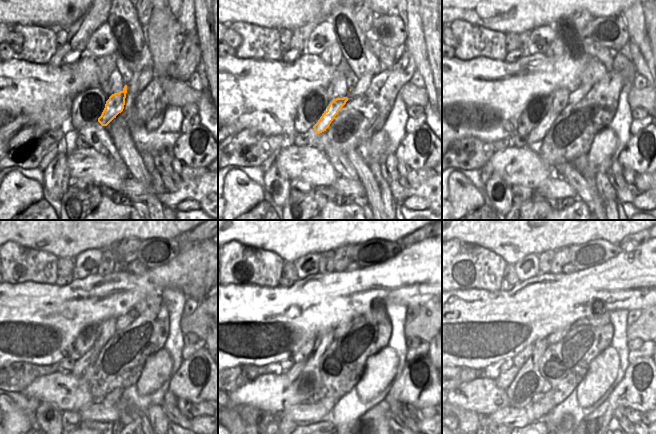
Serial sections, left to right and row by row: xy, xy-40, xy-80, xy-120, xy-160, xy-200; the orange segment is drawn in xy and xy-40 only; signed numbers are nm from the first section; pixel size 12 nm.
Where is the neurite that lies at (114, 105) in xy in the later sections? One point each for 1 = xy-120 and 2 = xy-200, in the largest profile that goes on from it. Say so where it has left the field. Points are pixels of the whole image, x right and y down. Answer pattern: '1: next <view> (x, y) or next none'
1: next xy-120 (89, 357)
2: next xy-200 (504, 379)

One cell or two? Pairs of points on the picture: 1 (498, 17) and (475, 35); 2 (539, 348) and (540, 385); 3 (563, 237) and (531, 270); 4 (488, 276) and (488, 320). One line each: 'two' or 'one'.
1: two
2: one
3: two
4: two

